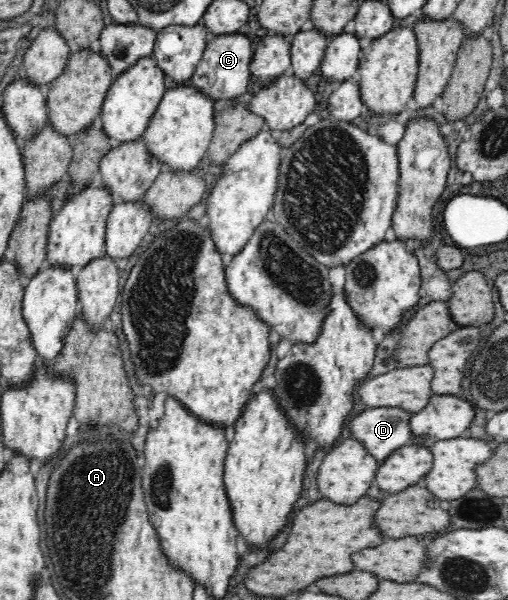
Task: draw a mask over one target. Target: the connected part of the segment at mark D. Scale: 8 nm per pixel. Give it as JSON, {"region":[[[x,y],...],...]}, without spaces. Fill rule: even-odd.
{"region":[[[399,407],[367,408],[349,420],[352,438],[383,462],[392,452],[412,444],[412,413]]]}

